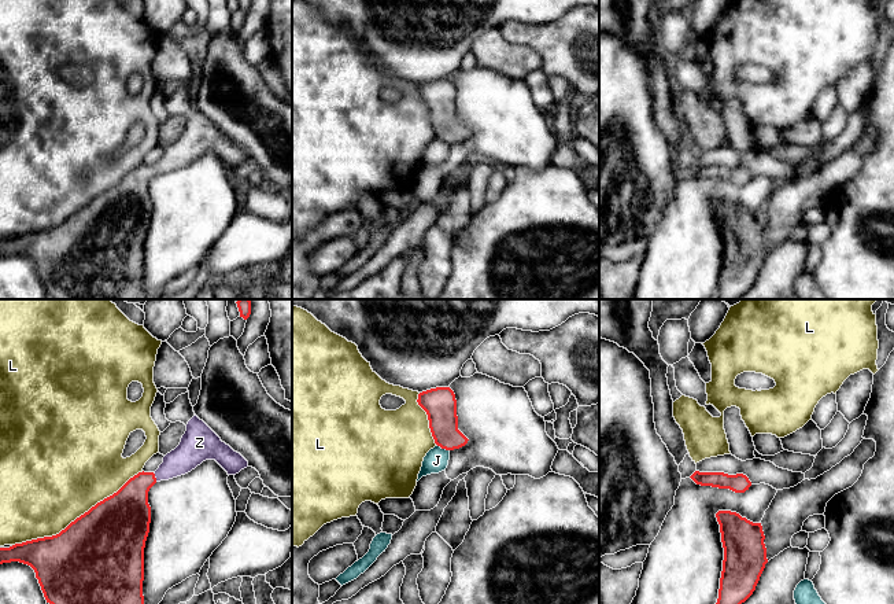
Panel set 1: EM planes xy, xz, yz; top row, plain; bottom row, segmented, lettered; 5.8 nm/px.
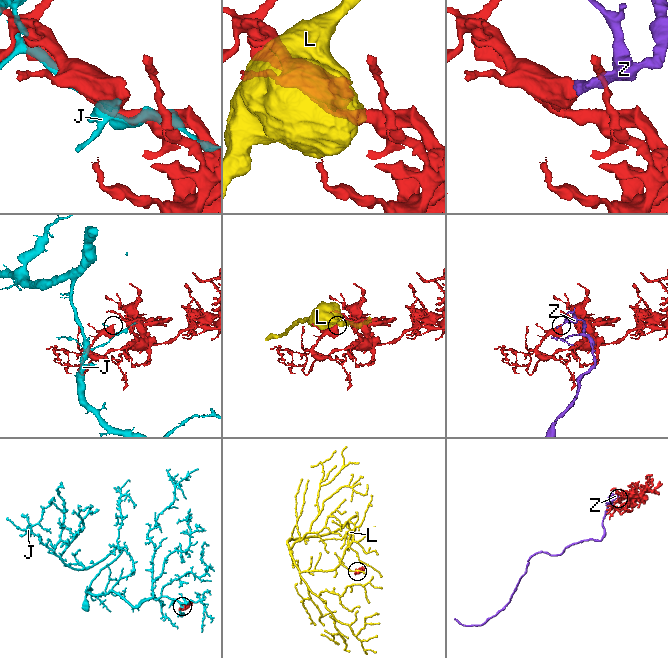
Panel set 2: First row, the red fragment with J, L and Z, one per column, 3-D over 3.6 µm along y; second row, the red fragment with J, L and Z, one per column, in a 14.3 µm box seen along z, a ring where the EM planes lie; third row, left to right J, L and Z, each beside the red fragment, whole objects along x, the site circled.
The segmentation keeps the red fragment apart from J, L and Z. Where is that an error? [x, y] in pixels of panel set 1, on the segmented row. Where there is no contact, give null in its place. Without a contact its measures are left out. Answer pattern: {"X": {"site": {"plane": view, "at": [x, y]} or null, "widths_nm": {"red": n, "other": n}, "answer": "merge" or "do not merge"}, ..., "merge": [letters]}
{"J": {"site": {"plane": "xz", "at": [443, 448]}, "widths_nm": {"red": 190, "other": 140}, "answer": "do not merge"}, "L": {"site": {"plane": "xy", "at": [77, 518]}, "widths_nm": {"red": 500, "other": 500}, "answer": "do not merge"}, "Z": {"site": {"plane": "xy", "at": [154, 477]}, "widths_nm": {"red": 260, "other": 170}, "answer": "merge"}, "merge": ["Z"]}

